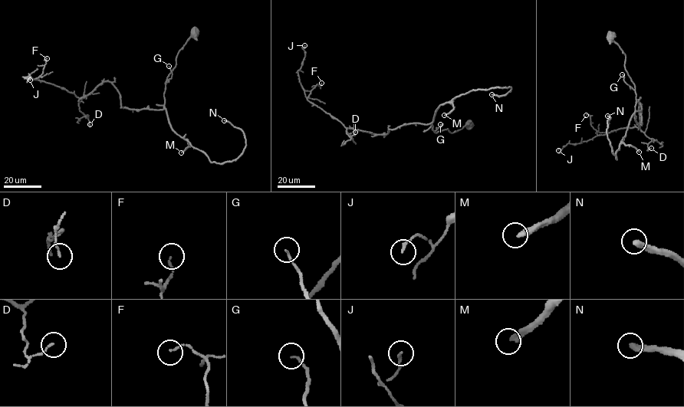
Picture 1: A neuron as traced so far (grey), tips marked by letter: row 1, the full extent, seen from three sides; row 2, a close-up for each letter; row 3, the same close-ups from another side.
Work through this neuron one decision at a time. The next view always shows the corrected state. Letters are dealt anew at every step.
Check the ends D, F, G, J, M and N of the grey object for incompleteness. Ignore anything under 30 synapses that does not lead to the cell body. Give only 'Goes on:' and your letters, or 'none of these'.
Goes on: M, N

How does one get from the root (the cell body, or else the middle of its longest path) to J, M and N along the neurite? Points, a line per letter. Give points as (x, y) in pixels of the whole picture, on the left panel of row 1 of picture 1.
J: (194, 33), (167, 77), (162, 109), (123, 108), (117, 89), (107, 81), (77, 98), (30, 80)
M: (194, 33), (178, 54), (164, 94), (164, 108), (172, 129), (189, 144), (181, 152)
N: (194, 33), (165, 83), (169, 123), (212, 162), (221, 163), (235, 160), (245, 145), (243, 132), (224, 120)

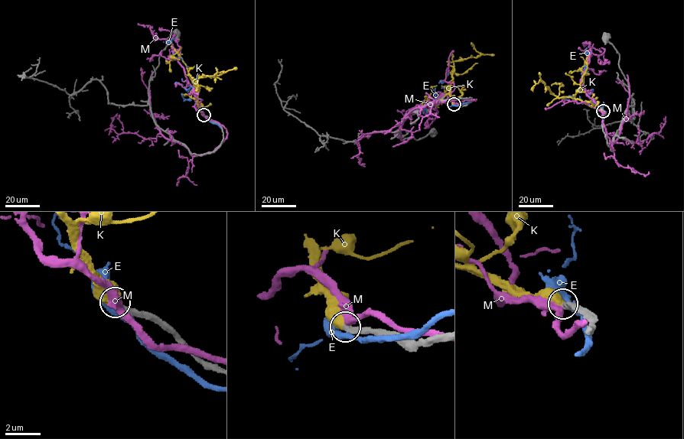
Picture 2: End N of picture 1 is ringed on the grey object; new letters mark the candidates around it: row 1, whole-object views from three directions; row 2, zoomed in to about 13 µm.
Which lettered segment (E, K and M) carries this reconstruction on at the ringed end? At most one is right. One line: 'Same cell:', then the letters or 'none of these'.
Same cell: K

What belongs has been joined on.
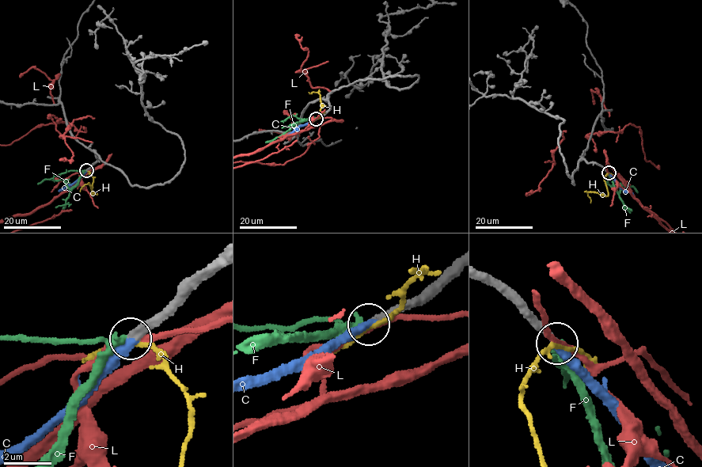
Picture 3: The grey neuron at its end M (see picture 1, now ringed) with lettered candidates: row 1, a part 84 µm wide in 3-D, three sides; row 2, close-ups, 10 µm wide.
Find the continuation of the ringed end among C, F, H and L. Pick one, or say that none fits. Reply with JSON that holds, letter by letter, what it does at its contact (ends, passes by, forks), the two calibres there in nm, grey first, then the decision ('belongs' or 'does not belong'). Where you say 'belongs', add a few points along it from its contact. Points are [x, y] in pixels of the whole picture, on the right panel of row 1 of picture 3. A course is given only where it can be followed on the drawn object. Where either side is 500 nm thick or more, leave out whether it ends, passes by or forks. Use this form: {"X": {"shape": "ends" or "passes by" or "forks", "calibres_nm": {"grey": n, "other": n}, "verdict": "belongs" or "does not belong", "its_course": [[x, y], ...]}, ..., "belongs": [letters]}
{"C": {"shape": "ends", "calibres_nm": {"grey": 320, "other": 360}, "verdict": "belongs", "its_course": [[608, 172], [619, 187], [632, 195]]}, "F": {"shape": "passes by", "calibres_nm": {"grey": 320, "other": 240}, "verdict": "does not belong"}, "H": {"shape": "passes by", "calibres_nm": {"grey": 340, "other": 170}, "verdict": "does not belong"}, "L": {"shape": "passes by", "calibres_nm": {"grey": 360, "other": 200}, "verdict": "does not belong"}, "belongs": ["C"]}

